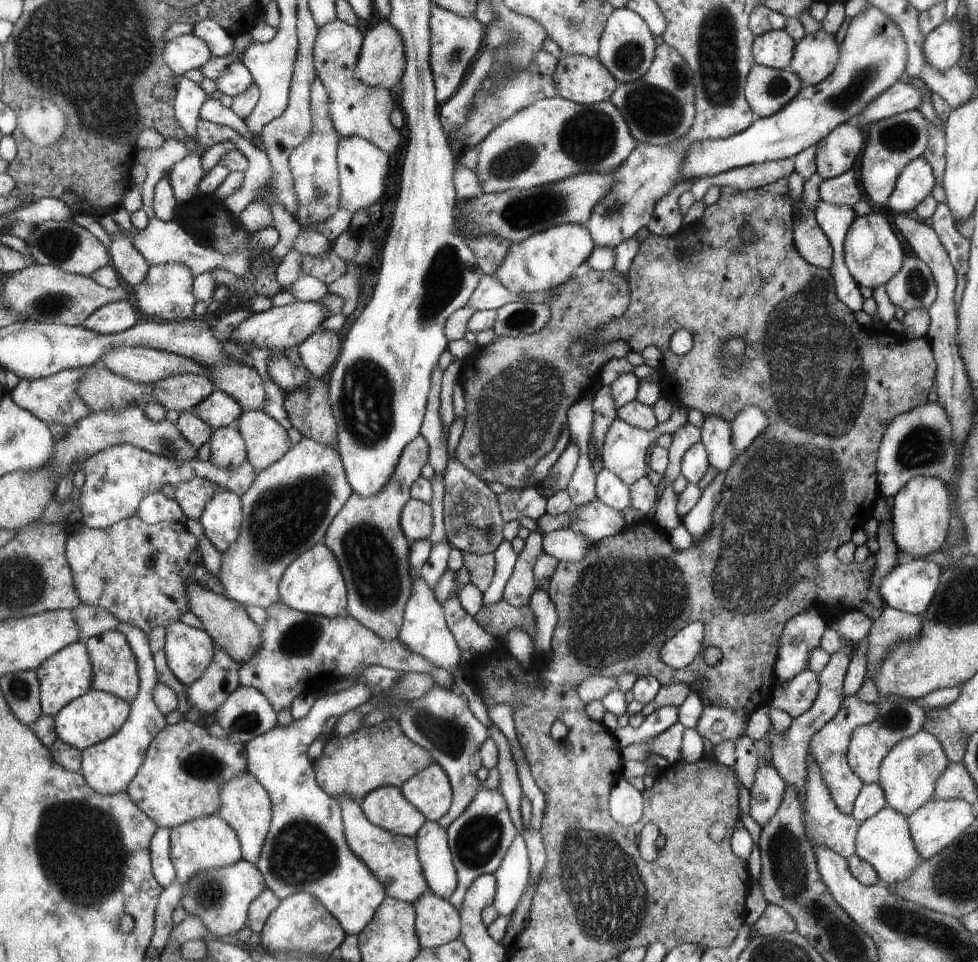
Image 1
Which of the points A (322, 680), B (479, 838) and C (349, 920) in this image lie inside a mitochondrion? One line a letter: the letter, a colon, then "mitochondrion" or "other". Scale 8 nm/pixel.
A: other
B: mitochondrion
C: other

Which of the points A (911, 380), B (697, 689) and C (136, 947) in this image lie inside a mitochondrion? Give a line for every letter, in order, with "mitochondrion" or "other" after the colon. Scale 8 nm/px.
A: other
B: other
C: other

